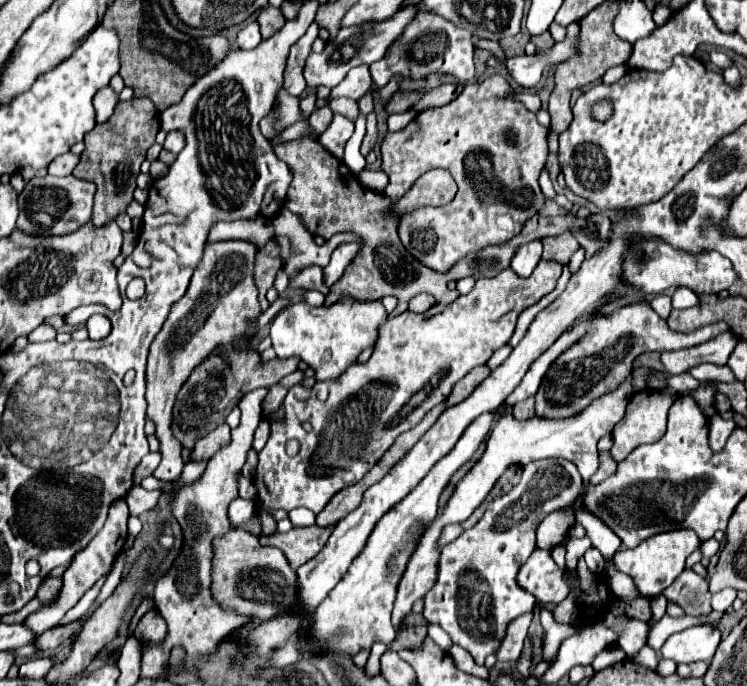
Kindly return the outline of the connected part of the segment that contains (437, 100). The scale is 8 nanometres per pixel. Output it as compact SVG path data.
M447 83L447 85L439 85L435 89L431 89L421 101L417 101L413 105L413 109L419 113L423 109L431 109L431 107L441 107L441 105L447 105L449 101L453 101L459 93L463 91L463 85L461 83Z

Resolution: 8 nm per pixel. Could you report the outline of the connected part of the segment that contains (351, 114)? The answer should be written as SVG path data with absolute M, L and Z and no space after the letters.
M346 97L331 99L328 105L333 112L342 114L353 121L355 121L359 115L358 102Z

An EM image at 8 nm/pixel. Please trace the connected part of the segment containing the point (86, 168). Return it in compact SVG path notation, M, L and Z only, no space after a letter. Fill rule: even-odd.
M133 97L129 101L119 101L115 113L105 121L95 125L93 131L85 135L85 151L75 167L73 175L93 181L97 185L95 207L93 207L93 227L105 227L115 221L127 205L133 201L133 191L137 189L139 167L145 161L147 149L155 143L159 131L159 111L147 97Z

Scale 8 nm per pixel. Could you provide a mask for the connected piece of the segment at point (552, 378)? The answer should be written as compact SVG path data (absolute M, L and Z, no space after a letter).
M647 301L629 303L621 309L615 309L607 317L599 317L593 327L587 331L581 343L575 343L553 363L549 373L545 375L535 401L537 401L537 415L547 419L567 419L579 415L587 409L595 399L615 391L633 369L633 361L637 355L645 351L673 351L685 349L699 343L705 343L721 333L729 331L727 323L713 323L709 327L701 327L691 333L677 333L669 329L665 319L661 319Z

